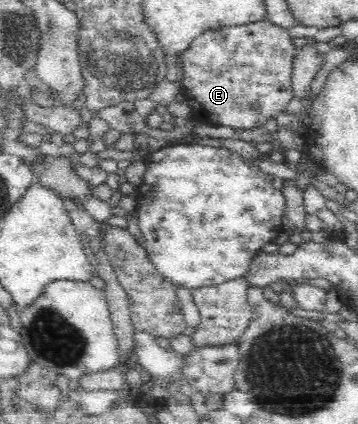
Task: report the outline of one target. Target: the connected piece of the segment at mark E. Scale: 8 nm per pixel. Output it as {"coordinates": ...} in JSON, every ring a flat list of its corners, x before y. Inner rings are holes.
{"coordinates":[[264,19,256,23,224,27,206,31,198,35,188,51,180,55,184,77,181,93,186,99,187,108,192,111,197,121,207,121,236,129,254,129,262,126,268,119,275,118,284,111,293,96,291,75,298,48,292,43,288,30]]}

